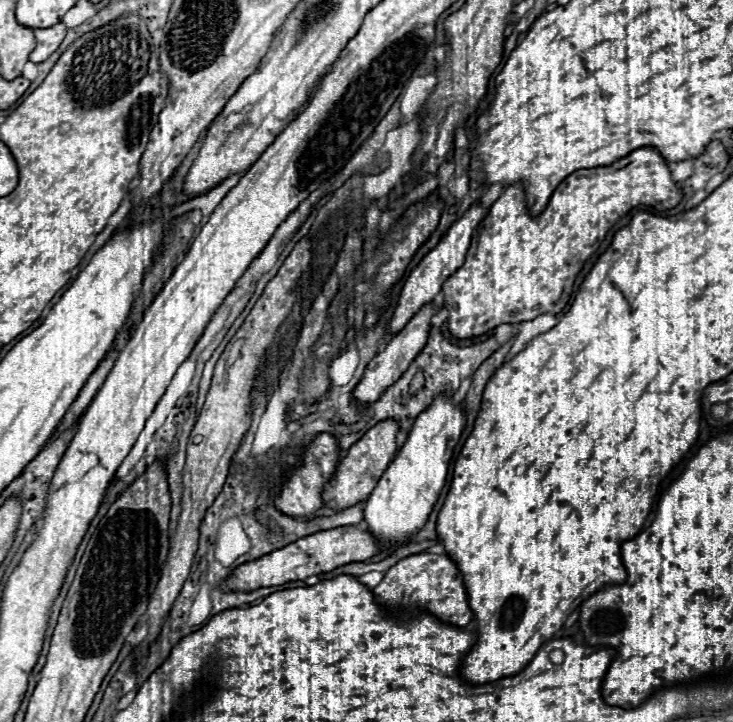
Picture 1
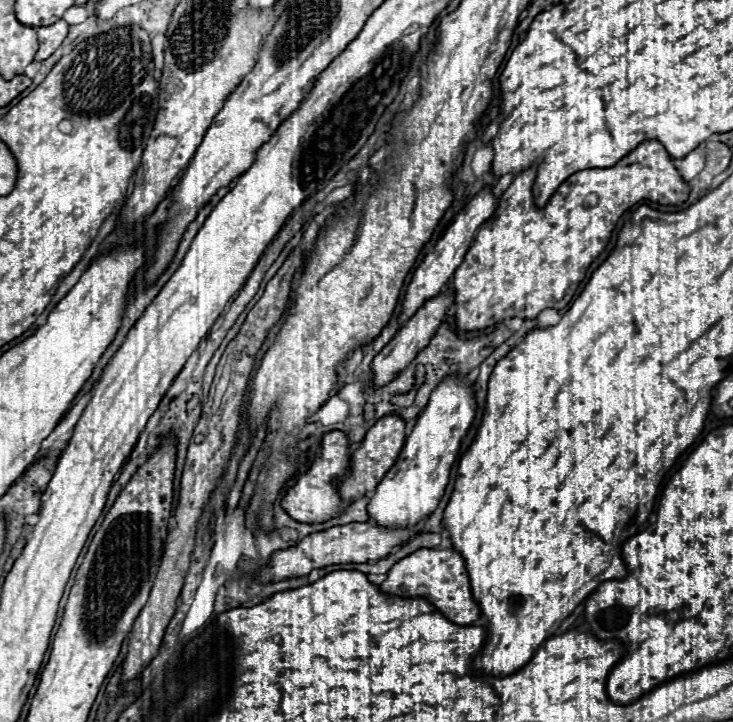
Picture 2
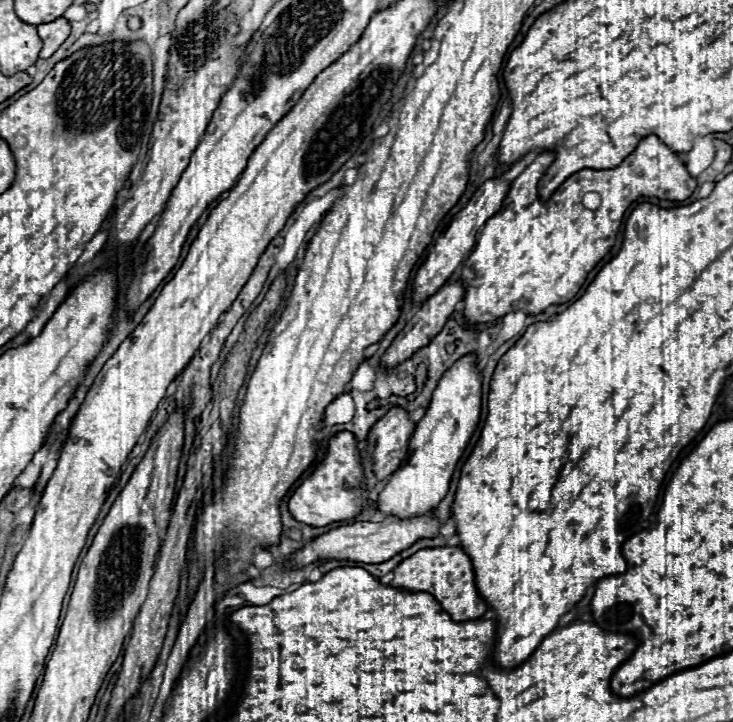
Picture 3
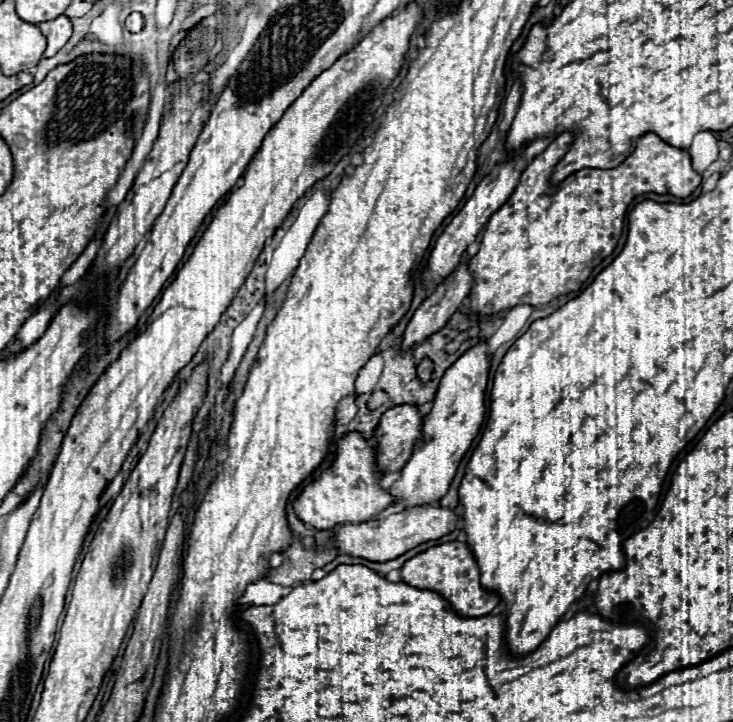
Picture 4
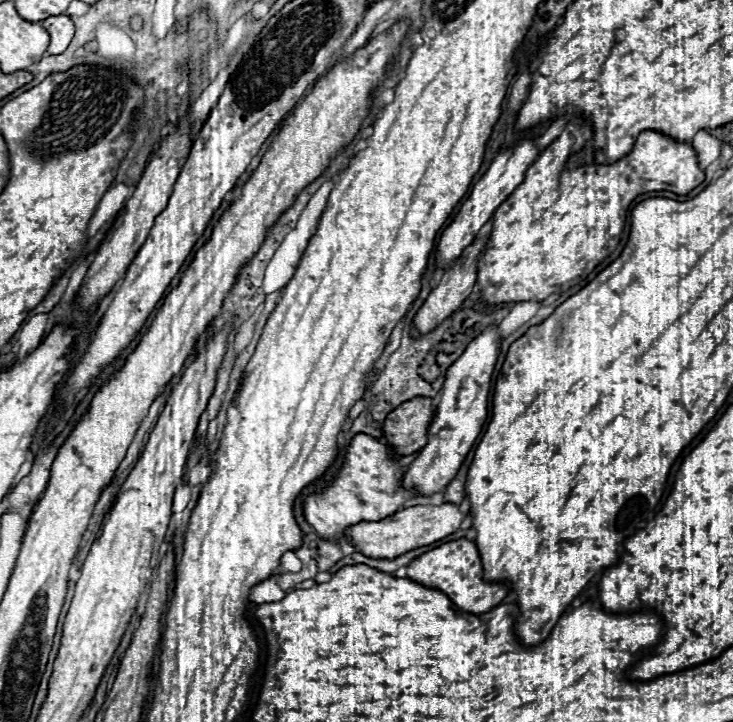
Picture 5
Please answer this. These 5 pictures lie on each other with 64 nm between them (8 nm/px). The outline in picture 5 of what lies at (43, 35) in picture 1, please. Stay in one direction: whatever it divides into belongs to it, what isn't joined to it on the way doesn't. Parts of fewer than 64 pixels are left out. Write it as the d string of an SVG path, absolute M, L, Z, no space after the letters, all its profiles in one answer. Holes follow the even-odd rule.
M60 14L60 16L50 16L42 20L42 26L50 32L50 46L48 54L60 54L68 48L72 36L74 36L74 24L70 16Z

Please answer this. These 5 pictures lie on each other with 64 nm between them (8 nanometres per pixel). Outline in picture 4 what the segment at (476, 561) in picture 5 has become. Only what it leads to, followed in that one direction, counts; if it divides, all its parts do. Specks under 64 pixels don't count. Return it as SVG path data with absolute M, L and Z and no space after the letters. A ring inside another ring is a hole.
M446 542L410 558L402 566L402 582L416 588L438 592L462 616L490 614L500 602L500 596L496 592L490 592L480 586L480 570L474 552L466 542Z

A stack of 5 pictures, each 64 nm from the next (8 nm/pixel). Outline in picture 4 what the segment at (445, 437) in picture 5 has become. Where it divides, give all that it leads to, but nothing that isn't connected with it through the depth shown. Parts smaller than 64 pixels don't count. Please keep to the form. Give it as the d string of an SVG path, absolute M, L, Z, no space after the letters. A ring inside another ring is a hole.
M478 342L464 352L464 356L460 356L460 360L456 360L456 364L452 364L452 368L448 368L442 376L434 406L424 418L424 440L420 440L420 444L414 448L412 458L400 470L400 478L390 488L392 496L396 496L396 502L406 502L406 508L412 508L412 504L430 504L440 500L440 496L448 492L448 486L458 470L458 462L468 452L484 422L484 394L490 360L492 356L488 354L488 344Z

